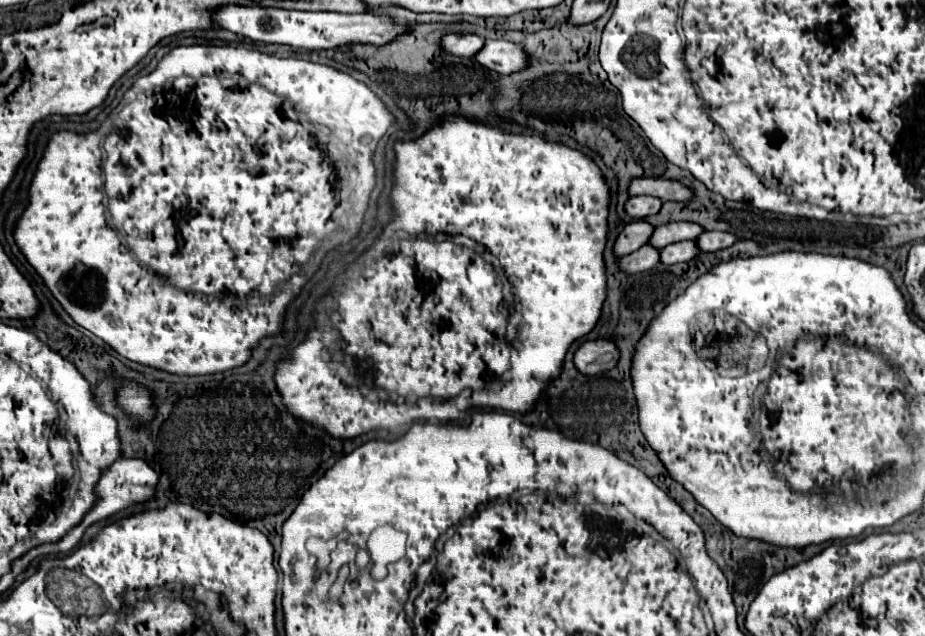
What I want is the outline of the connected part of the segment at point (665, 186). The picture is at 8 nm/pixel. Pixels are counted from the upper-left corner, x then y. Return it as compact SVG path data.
M636 178L630 184L630 196L634 194L652 194L660 200L676 200L676 202L690 202L694 190L678 180L664 180L664 178Z

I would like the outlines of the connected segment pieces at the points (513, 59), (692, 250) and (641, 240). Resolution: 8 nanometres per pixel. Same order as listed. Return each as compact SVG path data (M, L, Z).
M486 40L482 52L476 54L476 58L482 66L488 70L500 72L500 74L514 74L524 68L528 68L528 52L514 42L506 40Z
M684 240L680 244L670 244L668 248L662 248L660 254L662 254L662 264L678 264L694 260L698 254L702 254L702 250L698 248L696 240Z
M636 220L636 222L626 224L614 244L614 252L618 256L626 256L626 254L636 252L638 248L642 248L644 244L650 242L652 232L654 232L654 226L646 220Z

